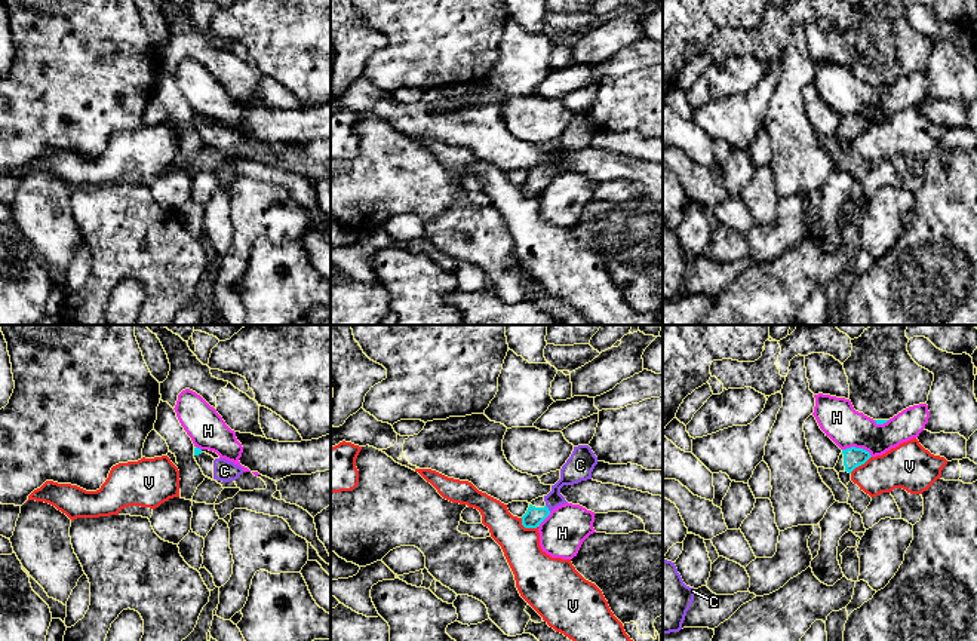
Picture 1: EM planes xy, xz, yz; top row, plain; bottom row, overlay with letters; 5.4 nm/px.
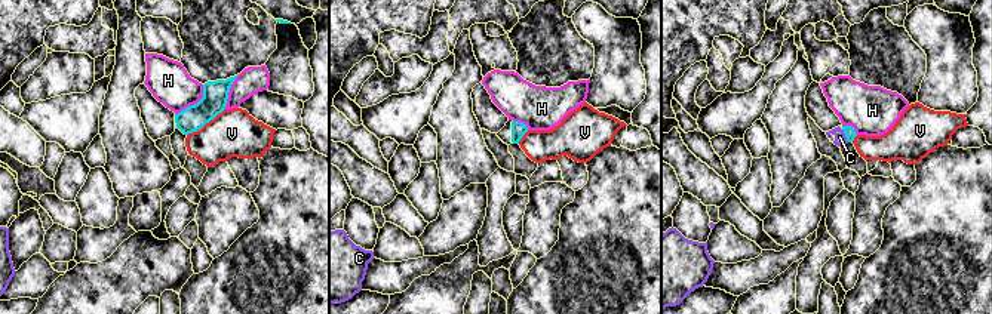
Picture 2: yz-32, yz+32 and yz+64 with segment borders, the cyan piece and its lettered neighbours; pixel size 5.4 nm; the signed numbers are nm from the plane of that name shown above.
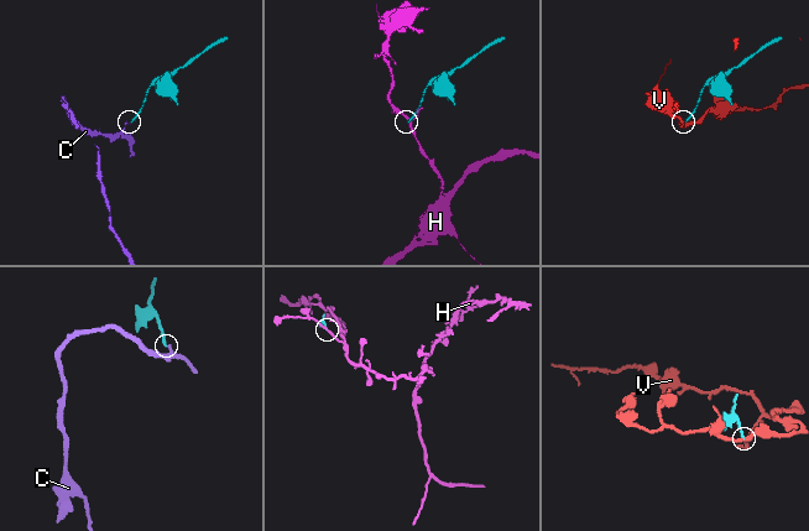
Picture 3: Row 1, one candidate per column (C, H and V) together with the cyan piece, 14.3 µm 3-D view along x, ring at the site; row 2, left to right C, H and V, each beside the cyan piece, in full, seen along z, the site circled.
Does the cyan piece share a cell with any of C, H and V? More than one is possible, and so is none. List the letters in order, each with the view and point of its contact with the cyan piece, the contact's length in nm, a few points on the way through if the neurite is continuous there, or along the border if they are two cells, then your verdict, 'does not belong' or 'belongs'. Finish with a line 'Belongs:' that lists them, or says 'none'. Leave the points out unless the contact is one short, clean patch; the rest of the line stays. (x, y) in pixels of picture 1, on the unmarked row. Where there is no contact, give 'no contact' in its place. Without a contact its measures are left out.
C: xz (547, 175) | 50 nm | across xz (534, 184), (547, 175), (555, 158), (574, 138) | belongs
H: yz (857, 116) | 170 nm | does not belong
V: xz (528, 195) | 120 nm | along xz (521, 186), (525, 195), (538, 195) | does not belong
Belongs: C

